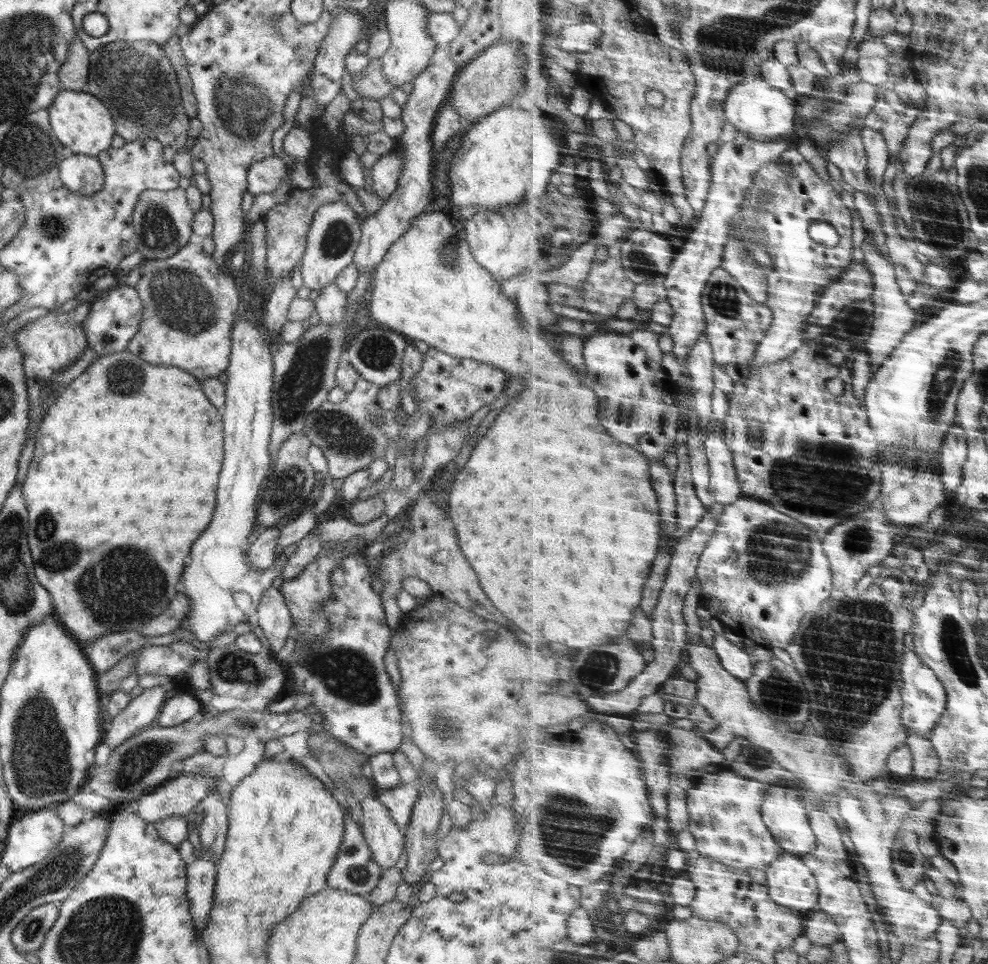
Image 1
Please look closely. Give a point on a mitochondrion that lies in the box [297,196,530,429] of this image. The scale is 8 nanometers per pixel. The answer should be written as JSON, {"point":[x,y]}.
{"point":[378,352]}

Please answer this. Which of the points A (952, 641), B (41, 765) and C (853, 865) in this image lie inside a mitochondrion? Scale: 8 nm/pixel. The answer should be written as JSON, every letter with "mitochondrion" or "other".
{"A":"mitochondrion","B":"mitochondrion","C":"other"}

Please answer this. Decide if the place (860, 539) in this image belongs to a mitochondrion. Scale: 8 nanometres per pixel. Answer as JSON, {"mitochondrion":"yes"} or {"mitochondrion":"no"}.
{"mitochondrion":"yes"}

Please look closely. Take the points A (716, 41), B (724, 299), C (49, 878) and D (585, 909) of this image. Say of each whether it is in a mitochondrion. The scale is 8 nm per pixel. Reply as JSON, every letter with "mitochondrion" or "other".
{"A":"mitochondrion","B":"mitochondrion","C":"mitochondrion","D":"other"}

